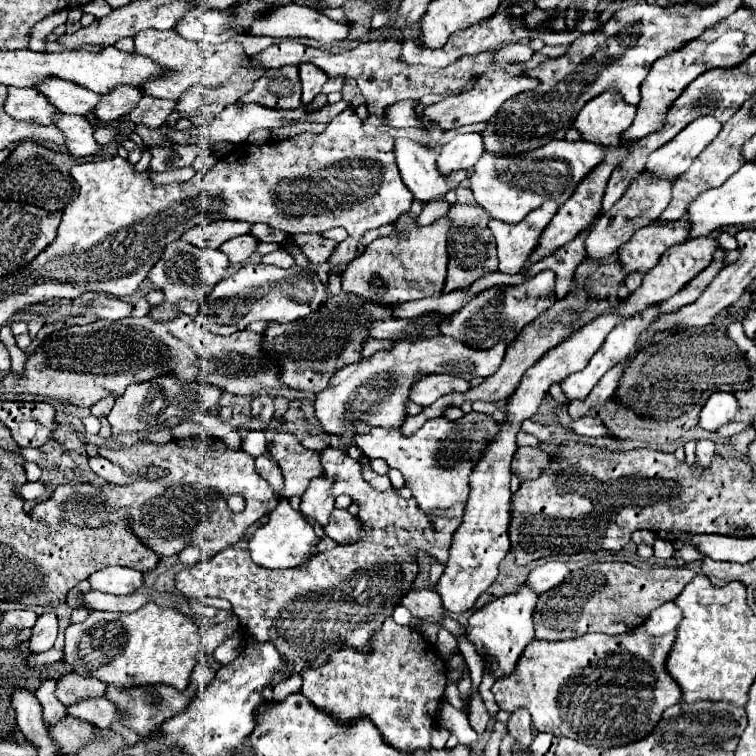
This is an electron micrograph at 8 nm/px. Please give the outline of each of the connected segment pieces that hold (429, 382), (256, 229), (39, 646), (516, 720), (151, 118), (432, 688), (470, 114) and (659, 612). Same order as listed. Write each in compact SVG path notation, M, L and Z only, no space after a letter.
M450 374L424 376L424 380L416 380L416 384L412 386L410 400L420 406L430 406L440 396L446 396L450 392L466 392L466 390L470 390L470 384Z
M252 224L252 236L256 236L256 240L258 242L282 242L286 236L284 236L284 232L276 232L274 228L268 228L268 226L264 226L264 224Z
M44 612L42 616L38 616L36 624L32 626L32 636L28 640L30 650L34 654L50 650L54 646L54 642L56 642L56 634L58 634L56 614L54 612Z
M522 708L522 712L514 712L508 720L508 734L516 738L518 742L518 748L522 752L526 752L532 744L532 722L530 722L530 716L528 716L528 710Z
M144 94L142 102L130 114L124 114L124 118L118 118L116 122L130 120L134 124L144 124L148 128L160 128L166 122L166 118L170 116L170 112L174 112L174 104L176 102L172 102L172 100L154 98L154 96Z
M388 618L380 632L376 632L372 640L372 654L360 654L354 648L340 648L336 650L328 664L322 668L308 668L302 672L302 688L300 692L308 698L310 704L316 708L328 712L334 716L340 724L352 724L354 720L366 716L372 720L372 724L378 728L380 736L386 744L392 748L398 748L402 752L412 750L428 750L430 748L430 734L434 730L434 724L438 722L438 710L444 698L444 686L446 686L446 666L436 656L436 646L426 642L420 632L416 632L410 626L400 626L392 618Z
M500 66L500 68L494 68L492 72L486 72L484 76L480 76L474 90L464 92L464 94L456 94L456 96L448 96L442 102L426 106L420 114L420 122L422 122L424 128L430 128L432 124L438 124L442 130L452 130L452 128L460 128L460 126L466 126L466 124L476 124L476 122L488 122L492 116L496 116L498 108L506 100L514 98L516 94L520 94L524 90L536 88L536 84L538 84L538 80L528 78L524 74L516 74L516 76L508 74L508 72L504 72L504 66Z
M674 600L662 604L660 608L656 608L652 612L652 616L644 622L644 628L652 634L652 636L662 636L668 634L672 630L676 630L676 626L682 620L682 612L680 608L674 604Z

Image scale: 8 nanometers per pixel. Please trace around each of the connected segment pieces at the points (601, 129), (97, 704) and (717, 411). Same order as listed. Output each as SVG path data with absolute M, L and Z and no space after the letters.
M604 92L604 96L596 96L596 100L590 100L580 110L580 114L574 120L574 128L580 132L582 140L588 140L600 146L618 146L624 128L632 124L634 116L636 116L636 106L624 104L624 100L620 100L620 96L616 96L614 92Z
M106 698L98 700L82 700L78 704L72 704L66 708L66 714L72 718L78 718L82 722L90 722L98 728L110 728L112 724L122 720L120 710Z
M714 392L704 408L700 410L700 422L698 426L704 428L704 430L716 430L720 426L724 426L726 422L734 420L738 412L738 404L736 404L736 398L732 392Z

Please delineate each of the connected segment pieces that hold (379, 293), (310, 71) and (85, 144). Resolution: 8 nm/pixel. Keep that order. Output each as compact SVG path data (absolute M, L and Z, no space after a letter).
M404 214L394 226L398 234L374 240L362 256L350 262L342 274L342 290L386 306L442 294L448 266L448 218L440 218L430 226L418 226L414 218Z
M300 64L300 80L302 80L302 104L310 104L322 90L328 76L320 72L314 64Z
M60 114L56 118L56 126L64 132L68 144L68 154L74 158L84 158L84 156L96 156L100 152L100 144L94 140L94 128L86 118L80 116L68 116Z

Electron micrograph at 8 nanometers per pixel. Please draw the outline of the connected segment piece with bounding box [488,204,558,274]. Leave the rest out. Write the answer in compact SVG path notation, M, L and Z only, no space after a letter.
M542 204L536 212L530 212L520 224L504 224L500 220L490 220L490 230L496 238L500 272L518 274L534 252L542 230L550 224L556 214L556 204Z

